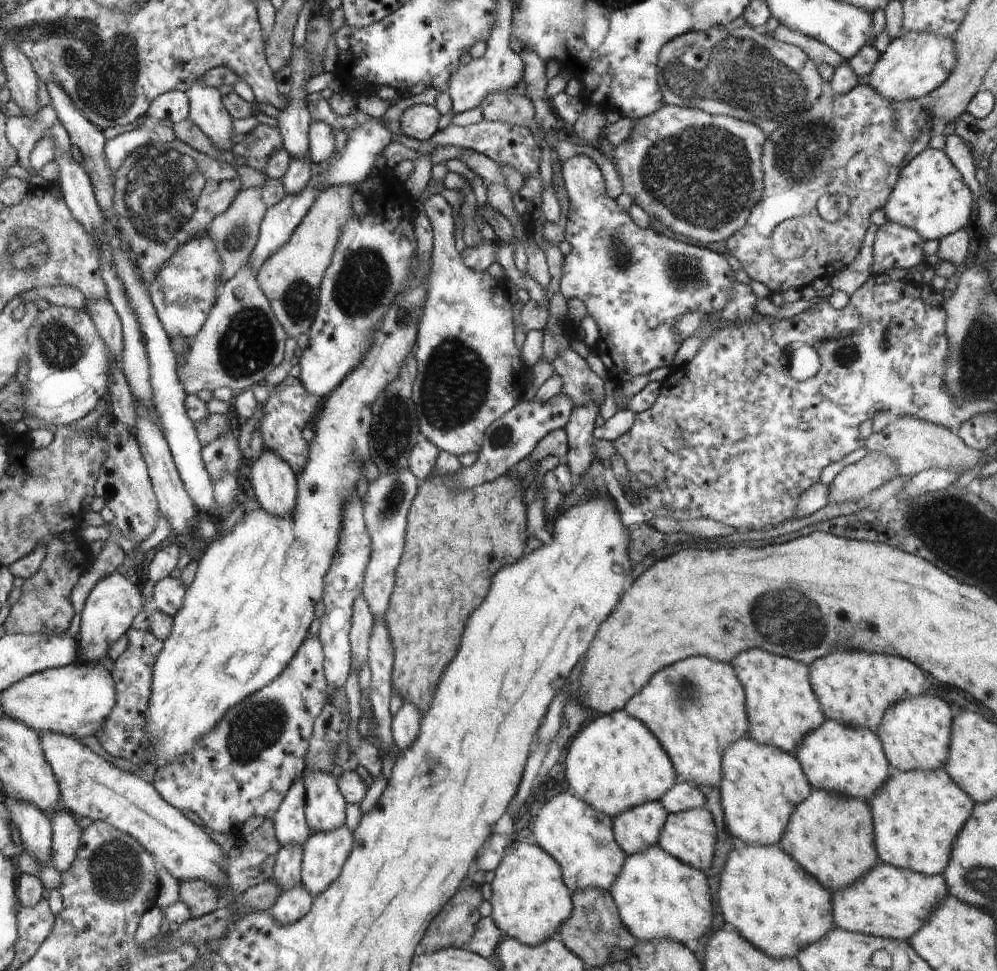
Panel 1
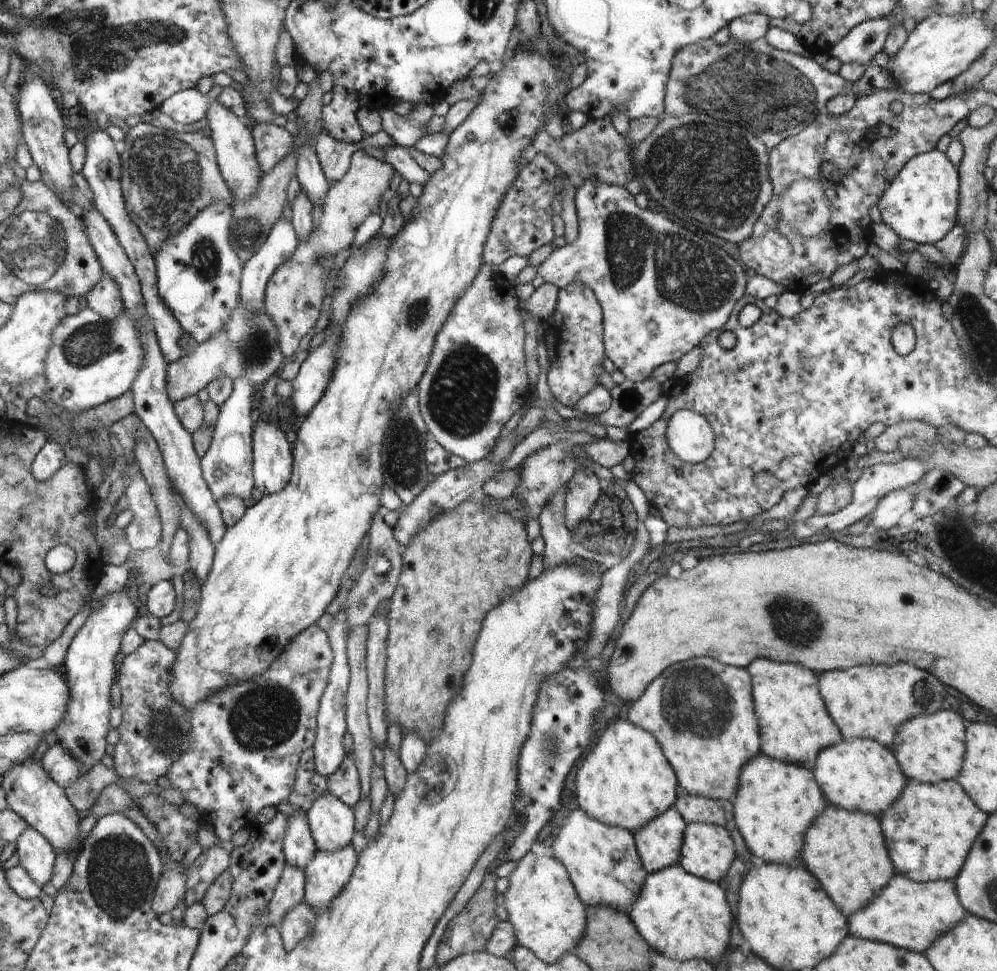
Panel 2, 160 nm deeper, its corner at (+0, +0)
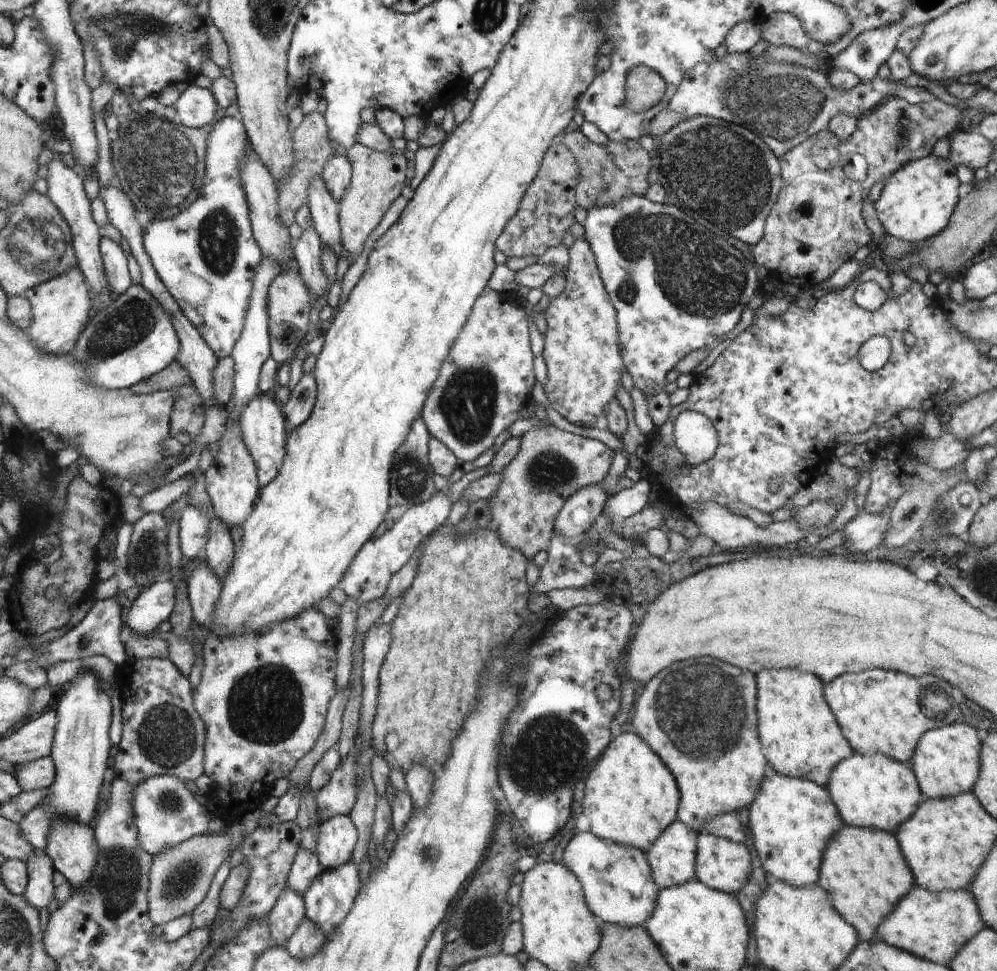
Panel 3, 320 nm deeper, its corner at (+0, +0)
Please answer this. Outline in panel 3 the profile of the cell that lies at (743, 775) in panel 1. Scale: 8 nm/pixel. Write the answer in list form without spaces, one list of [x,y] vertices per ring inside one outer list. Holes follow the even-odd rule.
[[[768,764],[761,789],[748,809],[753,841],[765,872],[793,887],[818,884],[826,847],[844,825],[827,788],[778,774]]]

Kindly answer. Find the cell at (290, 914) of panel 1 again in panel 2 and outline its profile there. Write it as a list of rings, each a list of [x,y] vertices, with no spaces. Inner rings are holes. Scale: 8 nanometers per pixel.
[[[305,900],[298,906],[292,908],[284,920],[279,923],[279,932],[282,934],[284,945],[287,949],[292,949],[300,940],[304,940],[312,928],[315,928],[316,910],[312,909]]]

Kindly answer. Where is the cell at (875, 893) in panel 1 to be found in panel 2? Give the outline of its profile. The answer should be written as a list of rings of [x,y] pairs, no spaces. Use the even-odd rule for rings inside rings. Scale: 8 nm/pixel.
[[[895,873],[886,888],[874,894],[874,900],[860,912],[846,917],[848,932],[857,938],[884,942],[897,948],[924,953],[942,934],[950,932],[956,924],[969,914],[956,894],[953,880],[915,882],[904,875]]]

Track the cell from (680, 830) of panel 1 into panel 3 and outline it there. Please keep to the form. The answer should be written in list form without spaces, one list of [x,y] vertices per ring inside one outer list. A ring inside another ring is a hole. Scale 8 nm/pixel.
[[[704,831],[697,836],[696,852],[695,879],[704,886],[733,895],[746,886],[752,867],[751,856],[744,843],[735,843]]]

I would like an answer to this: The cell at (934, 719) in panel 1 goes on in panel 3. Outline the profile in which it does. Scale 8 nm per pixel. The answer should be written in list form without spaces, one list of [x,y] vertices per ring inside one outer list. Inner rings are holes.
[[[961,720],[927,730],[920,737],[911,760],[911,769],[924,796],[928,799],[946,799],[970,793],[979,777],[981,741],[977,730]]]

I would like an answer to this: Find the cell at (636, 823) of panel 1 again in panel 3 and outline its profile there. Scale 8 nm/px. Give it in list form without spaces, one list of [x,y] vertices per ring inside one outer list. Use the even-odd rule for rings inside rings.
[[[676,820],[660,833],[645,856],[659,890],[677,887],[695,879],[699,834]]]

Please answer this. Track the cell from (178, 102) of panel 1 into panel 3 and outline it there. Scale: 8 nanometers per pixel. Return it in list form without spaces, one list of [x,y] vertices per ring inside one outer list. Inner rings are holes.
[[[188,85],[173,104],[179,122],[187,127],[202,128],[214,122],[218,103],[210,89]]]

